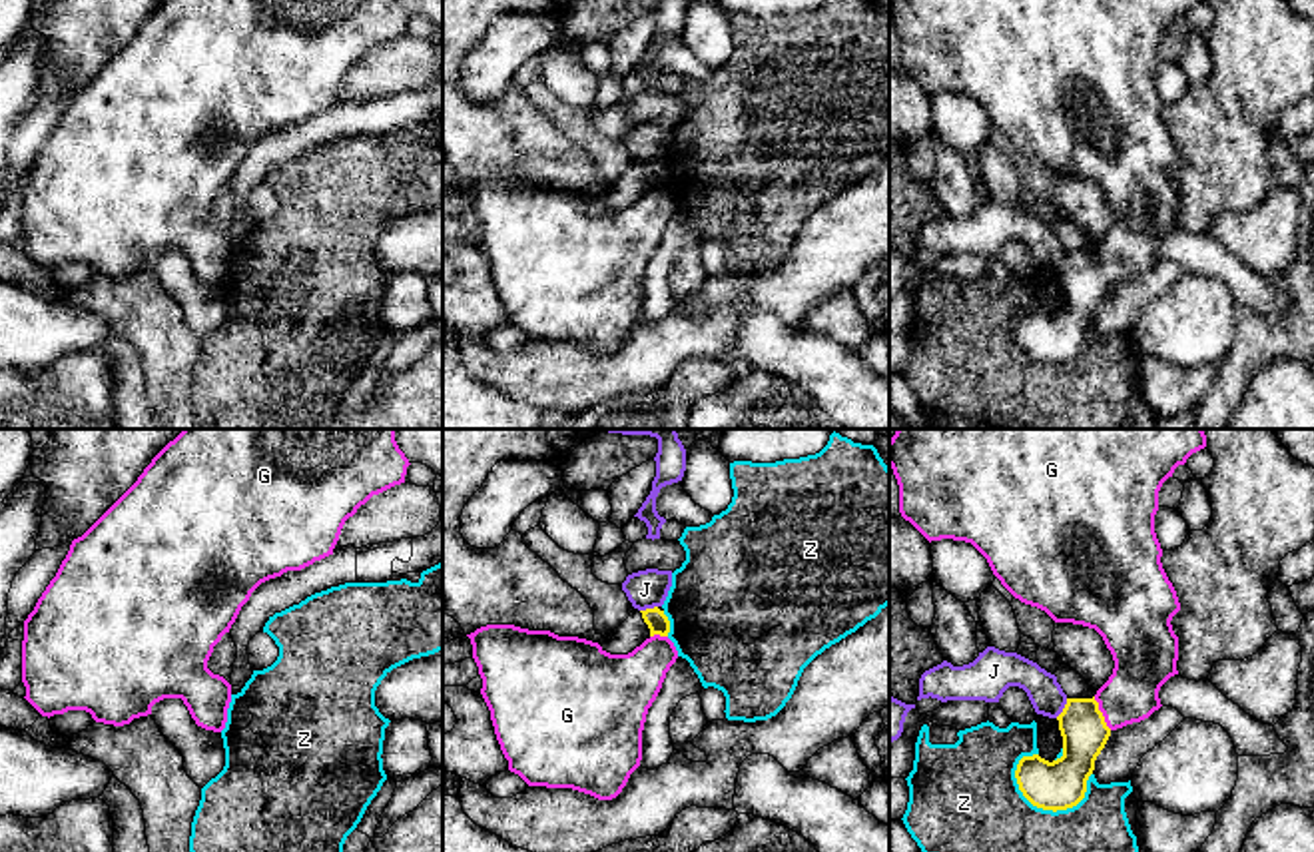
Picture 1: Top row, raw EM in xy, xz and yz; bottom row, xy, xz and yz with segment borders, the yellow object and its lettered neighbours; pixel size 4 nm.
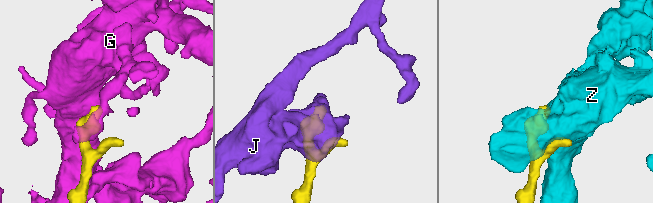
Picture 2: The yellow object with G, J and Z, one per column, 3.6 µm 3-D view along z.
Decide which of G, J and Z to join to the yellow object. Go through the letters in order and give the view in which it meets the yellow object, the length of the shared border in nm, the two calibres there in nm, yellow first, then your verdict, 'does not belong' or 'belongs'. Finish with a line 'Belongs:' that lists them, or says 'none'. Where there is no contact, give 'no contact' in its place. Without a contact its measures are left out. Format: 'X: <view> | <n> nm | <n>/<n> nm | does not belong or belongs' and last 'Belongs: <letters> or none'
G: yz | 150 nm | 190/220 nm | belongs
J: yz | 90 nm | 190/140 nm | does not belong
Z: yz | 320 nm | 200/400 nm | does not belong
Belongs: G

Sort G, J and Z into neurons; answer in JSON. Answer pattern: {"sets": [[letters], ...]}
{"sets": [["G"], ["J"], ["Z"]]}

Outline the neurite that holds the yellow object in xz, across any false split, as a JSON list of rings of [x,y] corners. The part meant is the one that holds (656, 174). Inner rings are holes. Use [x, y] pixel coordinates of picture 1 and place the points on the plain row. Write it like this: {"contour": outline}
{"contour": [[[654,160],[640,166],[650,190],[628,208],[610,208],[586,192],[514,178],[487,178],[467,188],[508,323],[528,339],[572,341],[612,353],[640,319],[648,261],[678,212],[664,164]]]}

